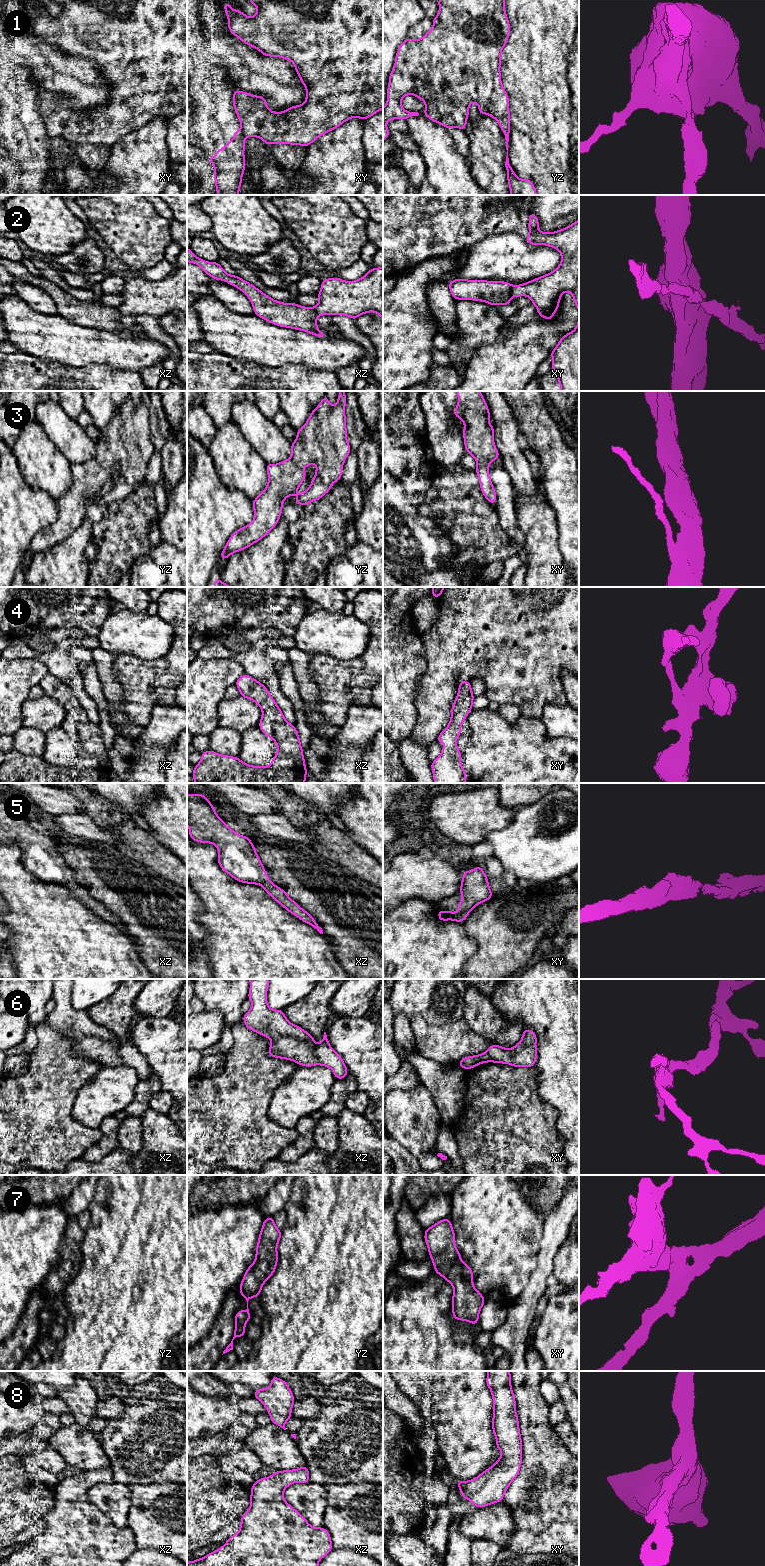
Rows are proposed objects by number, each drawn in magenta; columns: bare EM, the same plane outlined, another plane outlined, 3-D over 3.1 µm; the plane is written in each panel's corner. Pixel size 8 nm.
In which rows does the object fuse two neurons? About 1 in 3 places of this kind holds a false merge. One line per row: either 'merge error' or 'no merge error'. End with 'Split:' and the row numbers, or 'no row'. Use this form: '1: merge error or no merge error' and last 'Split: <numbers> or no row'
1: merge error
2: merge error
3: no merge error
4: no merge error
5: no merge error
6: no merge error
7: no merge error
8: no merge error
Split: 1, 2

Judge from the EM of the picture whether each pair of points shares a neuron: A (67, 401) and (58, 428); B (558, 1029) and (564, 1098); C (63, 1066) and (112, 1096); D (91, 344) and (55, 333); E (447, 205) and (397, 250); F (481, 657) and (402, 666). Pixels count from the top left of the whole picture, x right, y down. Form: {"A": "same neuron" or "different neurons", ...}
{"A": "different neurons", "B": "same neuron", "C": "different neurons", "D": "same neuron", "E": "same neuron", "F": "different neurons"}

